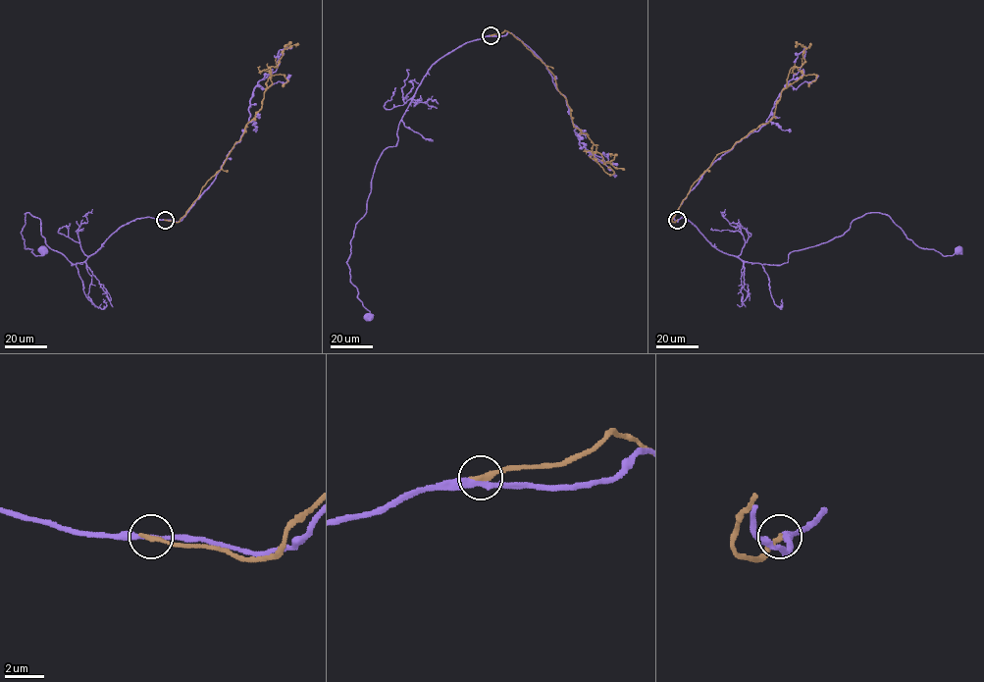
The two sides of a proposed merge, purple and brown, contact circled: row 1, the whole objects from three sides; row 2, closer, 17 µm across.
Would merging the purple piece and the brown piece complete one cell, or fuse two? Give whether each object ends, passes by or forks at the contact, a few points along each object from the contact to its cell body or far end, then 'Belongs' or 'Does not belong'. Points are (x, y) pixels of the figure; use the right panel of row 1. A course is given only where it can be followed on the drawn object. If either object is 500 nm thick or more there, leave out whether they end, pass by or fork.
At the ring purple passes by. At the ring brown ends. Course of purple: (677, 220), (719, 250), (763, 264), (786, 263), (872, 212), (887, 214), (919, 247), (958, 250). Course of brown: (677, 220), (672, 217), (691, 185), (714, 157), (773, 117), (789, 70), (804, 62), (805, 47), (795, 46). Does not belong

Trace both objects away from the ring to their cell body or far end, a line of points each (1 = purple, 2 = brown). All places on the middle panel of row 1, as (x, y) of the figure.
1: (492, 35), (432, 65), (400, 122), (396, 144), (383, 151), (375, 169), (346, 261), (369, 317)
2: (492, 35), (508, 30), (546, 66), (573, 126), (610, 164), (609, 153)

